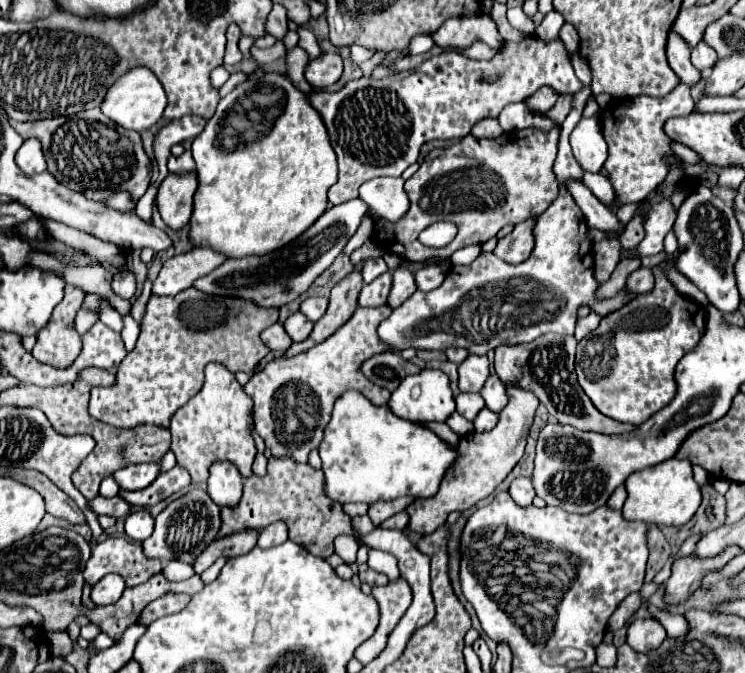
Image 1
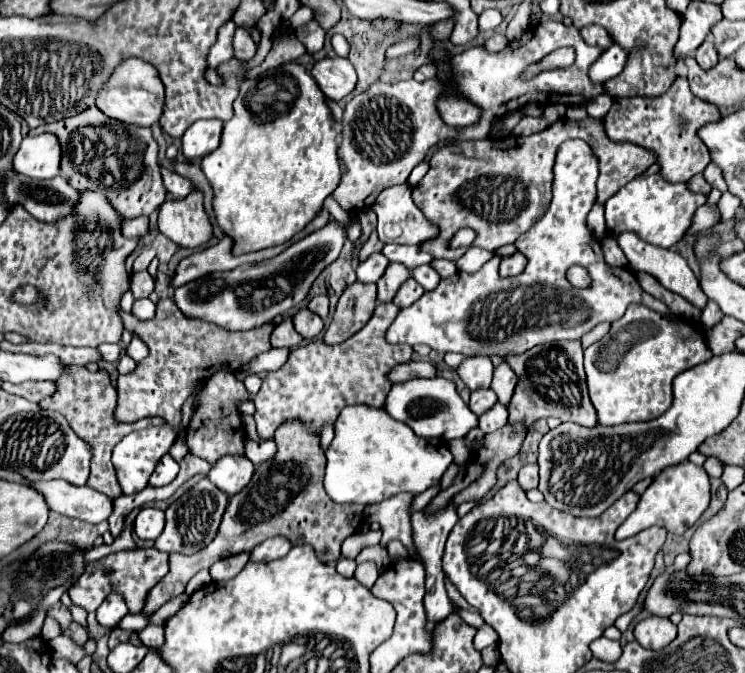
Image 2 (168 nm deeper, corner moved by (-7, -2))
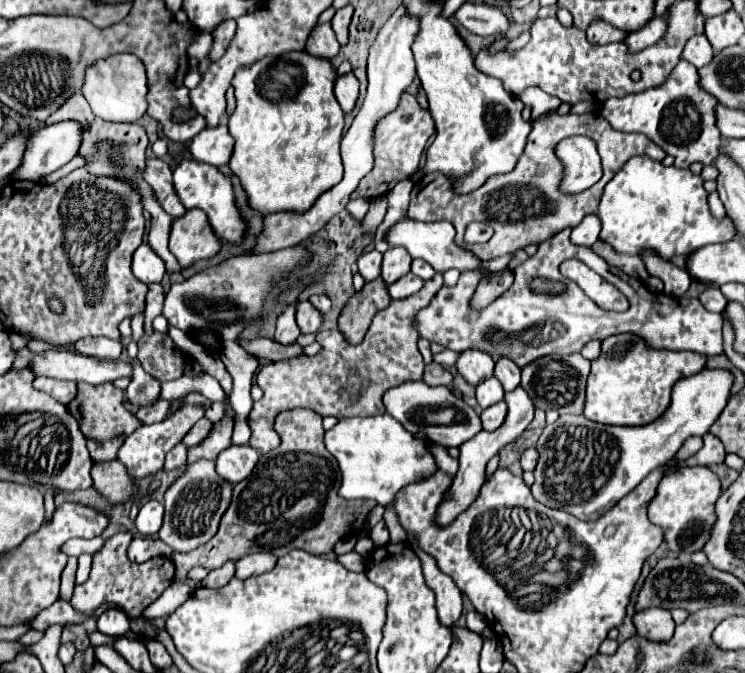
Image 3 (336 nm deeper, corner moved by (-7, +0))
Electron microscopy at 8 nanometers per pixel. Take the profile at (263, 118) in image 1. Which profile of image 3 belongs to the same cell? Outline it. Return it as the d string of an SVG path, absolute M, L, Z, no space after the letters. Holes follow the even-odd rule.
M291 50L279 56L261 58L249 66L241 66L233 76L237 108L229 118L229 132L235 138L231 170L239 176L249 204L263 214L279 210L309 210L323 194L343 176L339 142L343 132L343 110L333 94L337 70L327 58L315 58L305 50Z

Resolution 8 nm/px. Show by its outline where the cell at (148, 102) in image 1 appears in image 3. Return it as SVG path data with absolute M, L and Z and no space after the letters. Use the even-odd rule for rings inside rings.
M115 54L87 66L81 90L93 114L109 122L137 122L147 112L145 96L149 88L147 88L145 66L133 54Z

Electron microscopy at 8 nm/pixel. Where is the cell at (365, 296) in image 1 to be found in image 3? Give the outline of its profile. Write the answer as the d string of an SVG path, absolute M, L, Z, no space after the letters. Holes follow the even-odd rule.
M401 246L389 248L383 254L383 272L381 272L381 278L387 284L393 284L395 280L399 280L401 276L405 276L409 272L409 266L411 266L411 256L407 254L405 248L401 248Z

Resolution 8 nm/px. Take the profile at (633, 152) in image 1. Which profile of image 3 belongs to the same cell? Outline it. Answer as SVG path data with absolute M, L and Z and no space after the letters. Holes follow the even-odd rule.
M679 60L661 86L643 94L629 94L627 98L609 98L601 104L601 114L615 130L645 134L667 154L675 156L677 168L689 168L693 162L713 164L719 154L721 134L715 126L715 104L717 98L699 86L697 68L687 60ZM673 136L679 140L675 142Z

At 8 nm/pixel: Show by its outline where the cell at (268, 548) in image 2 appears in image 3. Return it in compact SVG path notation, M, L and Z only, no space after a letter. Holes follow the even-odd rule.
M249 554L243 556L239 562L235 562L235 578L245 580L251 576L259 576L263 572L269 572L275 566L277 558L271 558L271 554Z

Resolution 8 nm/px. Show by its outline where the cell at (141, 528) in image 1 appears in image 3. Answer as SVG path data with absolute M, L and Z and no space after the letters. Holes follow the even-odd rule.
M157 500L145 502L145 504L141 506L141 510L139 510L137 520L135 520L137 530L139 530L143 536L157 534L159 528L161 528L161 522L163 522L163 504L157 502Z

